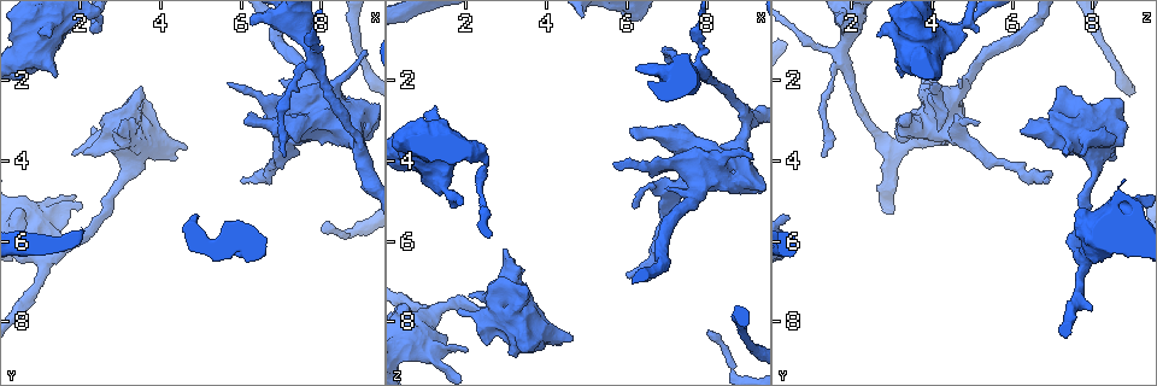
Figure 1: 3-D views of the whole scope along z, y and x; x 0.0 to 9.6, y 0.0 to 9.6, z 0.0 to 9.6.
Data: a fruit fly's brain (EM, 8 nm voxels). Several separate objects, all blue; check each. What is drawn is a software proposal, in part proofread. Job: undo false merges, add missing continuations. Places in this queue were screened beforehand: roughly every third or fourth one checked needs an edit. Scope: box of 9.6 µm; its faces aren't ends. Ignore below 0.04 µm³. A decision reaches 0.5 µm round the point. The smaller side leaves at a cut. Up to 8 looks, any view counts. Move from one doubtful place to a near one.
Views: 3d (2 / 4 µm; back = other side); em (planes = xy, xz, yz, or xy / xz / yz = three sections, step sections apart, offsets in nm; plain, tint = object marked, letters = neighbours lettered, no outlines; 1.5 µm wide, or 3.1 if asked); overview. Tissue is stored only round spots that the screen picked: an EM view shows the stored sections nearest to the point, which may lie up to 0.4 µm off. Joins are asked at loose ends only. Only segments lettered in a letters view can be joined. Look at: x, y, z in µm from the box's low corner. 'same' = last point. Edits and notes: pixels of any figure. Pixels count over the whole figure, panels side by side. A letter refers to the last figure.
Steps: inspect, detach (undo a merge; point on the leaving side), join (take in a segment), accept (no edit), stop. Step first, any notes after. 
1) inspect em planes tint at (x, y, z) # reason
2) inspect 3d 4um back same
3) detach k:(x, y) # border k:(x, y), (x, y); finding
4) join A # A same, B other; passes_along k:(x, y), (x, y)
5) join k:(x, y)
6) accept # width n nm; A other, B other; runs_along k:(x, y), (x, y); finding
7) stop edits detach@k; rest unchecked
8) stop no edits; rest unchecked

inspect 3d 2um at (4.65, 3.70, 8.40) # stops while still wide

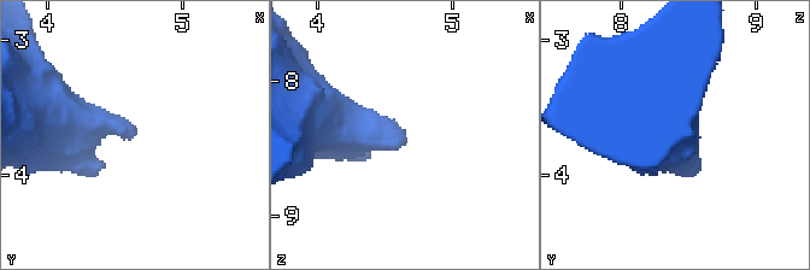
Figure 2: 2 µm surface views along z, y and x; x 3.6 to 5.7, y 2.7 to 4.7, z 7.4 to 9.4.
inspect em planes letters at (4.68, 3.66, 8.42) # shape alone is not enough

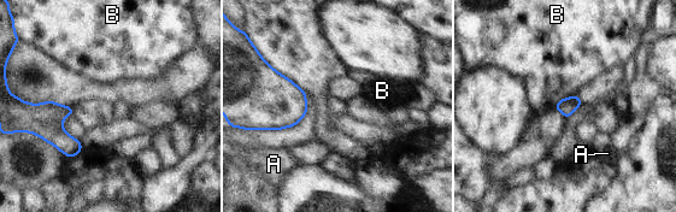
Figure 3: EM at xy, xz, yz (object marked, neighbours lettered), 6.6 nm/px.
accept # A other, B other; border 3:(578, 95), (563, 98), (553, 107); no lettered segment goes on from it

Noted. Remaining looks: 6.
inspect 3d 4um at (6.10, 4.45, 6.90) # long arm stops here

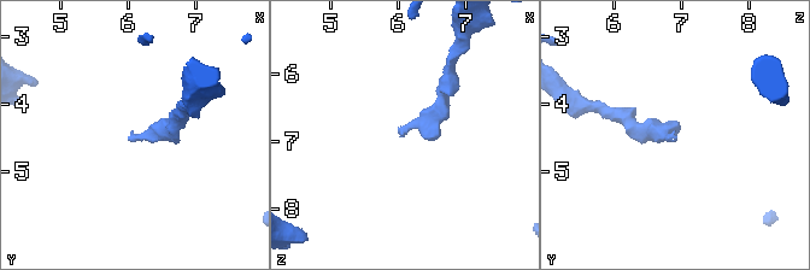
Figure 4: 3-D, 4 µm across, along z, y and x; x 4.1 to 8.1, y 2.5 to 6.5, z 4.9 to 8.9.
inspect em planes letters at (6.05, 4.40, 6.90) # shape alone is not enough

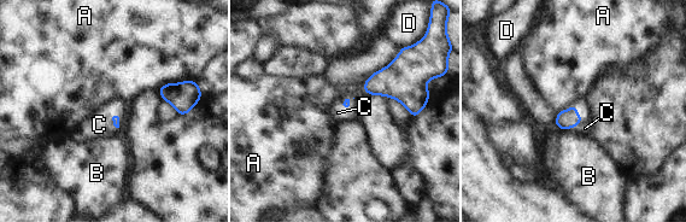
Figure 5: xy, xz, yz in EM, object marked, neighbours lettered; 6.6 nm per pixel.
join C # A other, B other, C same, D other; passes_along 5:(564, 117), (581, 117), (585, 128); it goes on there

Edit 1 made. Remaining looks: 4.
inspect overview # see it whole again

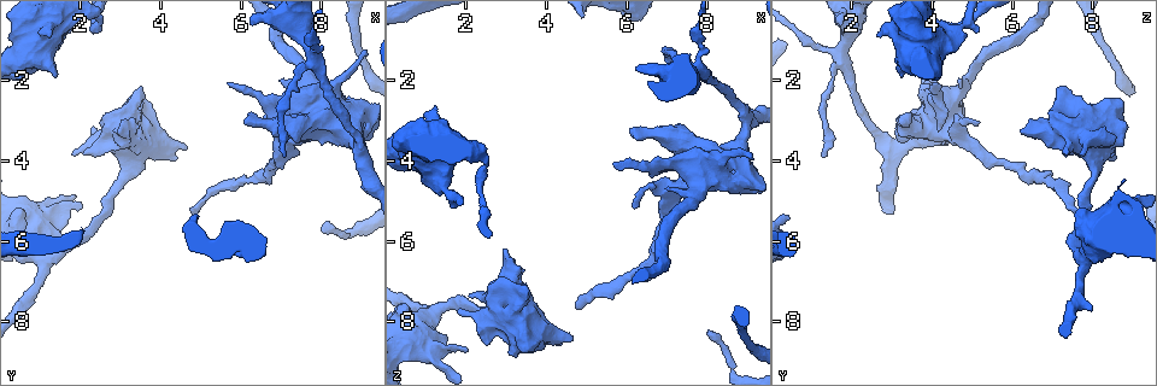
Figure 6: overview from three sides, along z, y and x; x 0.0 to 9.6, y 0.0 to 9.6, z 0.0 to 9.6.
inspect em planes plain at (2.05, 3.80, 7.40) # stops while still wide

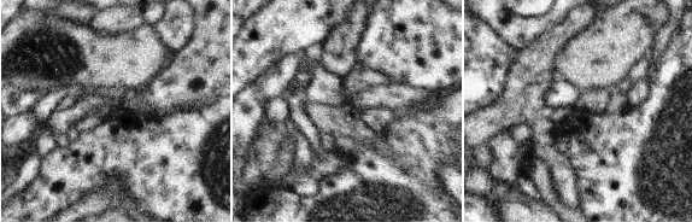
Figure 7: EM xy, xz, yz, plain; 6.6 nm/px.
inspect em planes letters same # see the neighbours

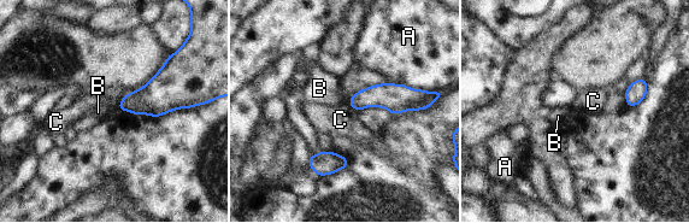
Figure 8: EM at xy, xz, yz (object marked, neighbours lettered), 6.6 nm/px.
accept # A other, B other, C other; border 8:(122, 99), (118, 110); no lettered segment goes on from it

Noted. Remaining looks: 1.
stop edits join@5; rest unchecked

